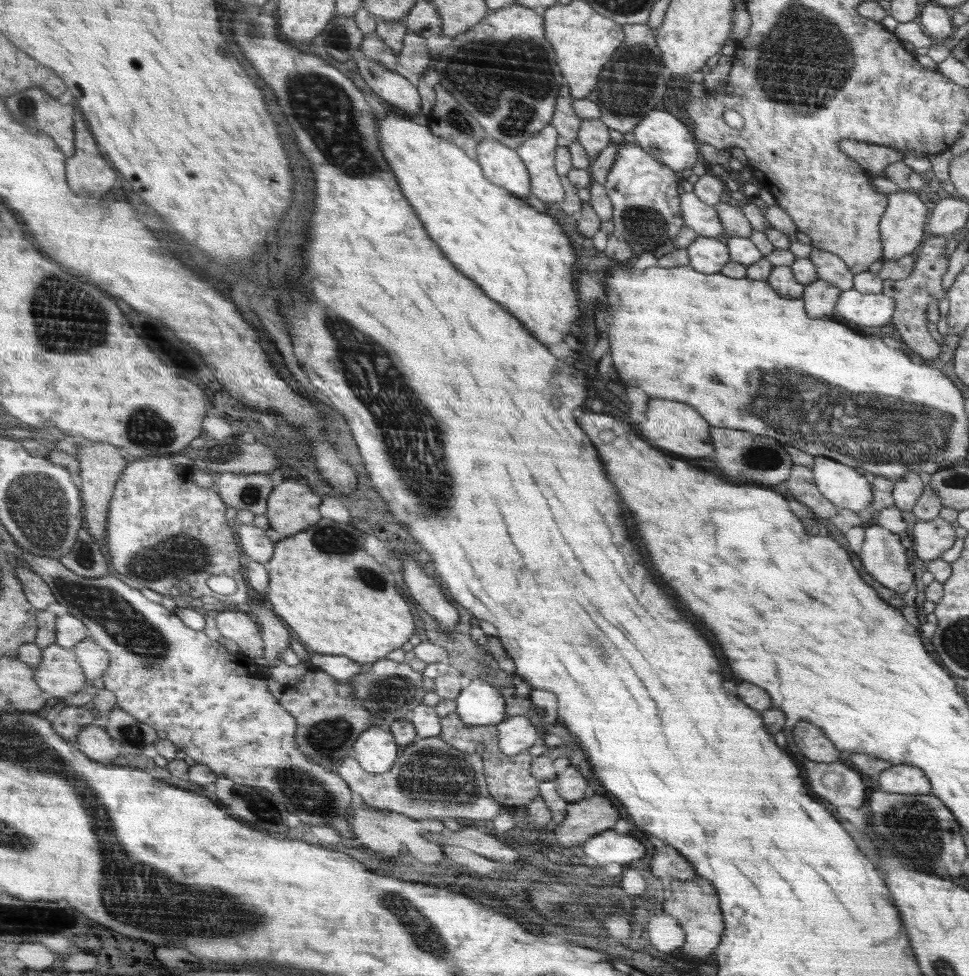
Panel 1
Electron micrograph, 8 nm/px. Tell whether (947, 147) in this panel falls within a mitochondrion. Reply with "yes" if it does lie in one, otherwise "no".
no

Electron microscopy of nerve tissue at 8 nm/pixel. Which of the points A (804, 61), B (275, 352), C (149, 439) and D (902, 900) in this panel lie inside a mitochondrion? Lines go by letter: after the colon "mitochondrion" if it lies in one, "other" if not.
A: mitochondrion
B: other
C: mitochondrion
D: other

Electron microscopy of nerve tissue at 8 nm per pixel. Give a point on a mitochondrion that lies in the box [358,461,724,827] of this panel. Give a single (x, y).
(432, 776)

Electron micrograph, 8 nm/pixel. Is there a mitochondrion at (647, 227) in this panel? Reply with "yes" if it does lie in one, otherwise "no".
yes

